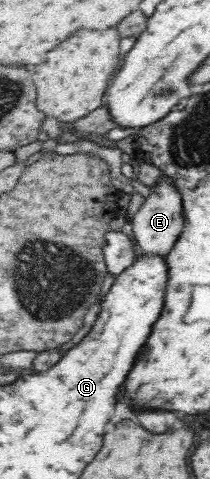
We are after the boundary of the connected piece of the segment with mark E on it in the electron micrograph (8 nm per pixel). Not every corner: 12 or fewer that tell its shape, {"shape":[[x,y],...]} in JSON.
{"shape":[[169,177],[132,219],[143,252],[167,256],[184,229]]}

